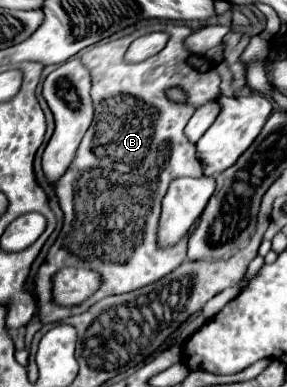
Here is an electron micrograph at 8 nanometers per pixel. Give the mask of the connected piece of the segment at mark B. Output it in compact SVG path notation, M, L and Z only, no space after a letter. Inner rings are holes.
M149 25L121 39L95 45L81 55L81 61L91 71L95 119L81 139L69 169L57 181L57 197L65 213L65 223L35 277L35 289L41 299L39 317L43 323L57 323L69 315L83 313L103 297L129 293L155 283L187 259L185 245L200 217L177 245L161 249L157 245L161 199L175 177L203 177L195 145L185 137L183 129L195 107L221 95L221 77L215 65L199 55L195 59L185 49L183 41L189 33L191 29L187 25ZM151 31L167 31L171 35L165 53L157 53L137 65L127 63L125 51L131 41ZM175 85L187 91L189 101L185 105L175 105L165 97L165 89ZM65 267L83 267L101 275L101 287L81 305L63 307L53 299L53 277Z

